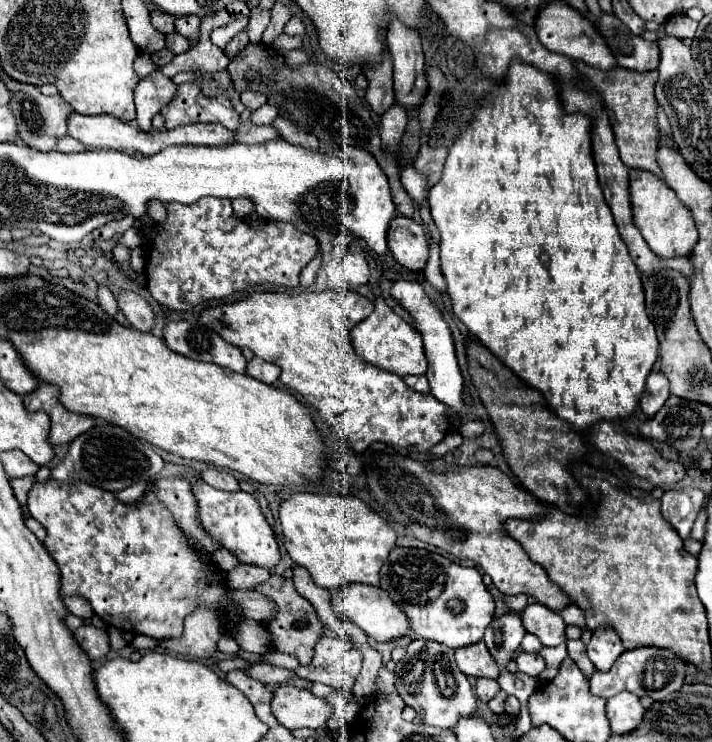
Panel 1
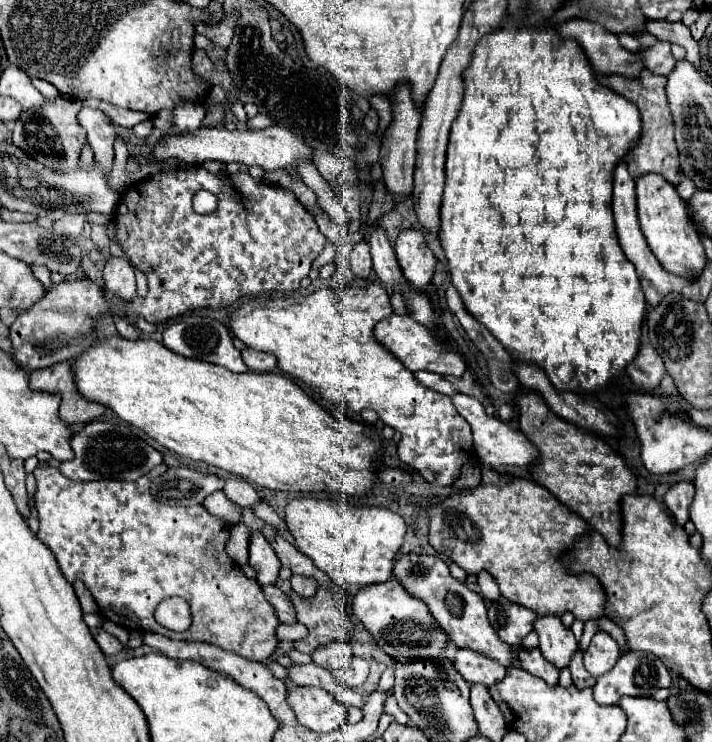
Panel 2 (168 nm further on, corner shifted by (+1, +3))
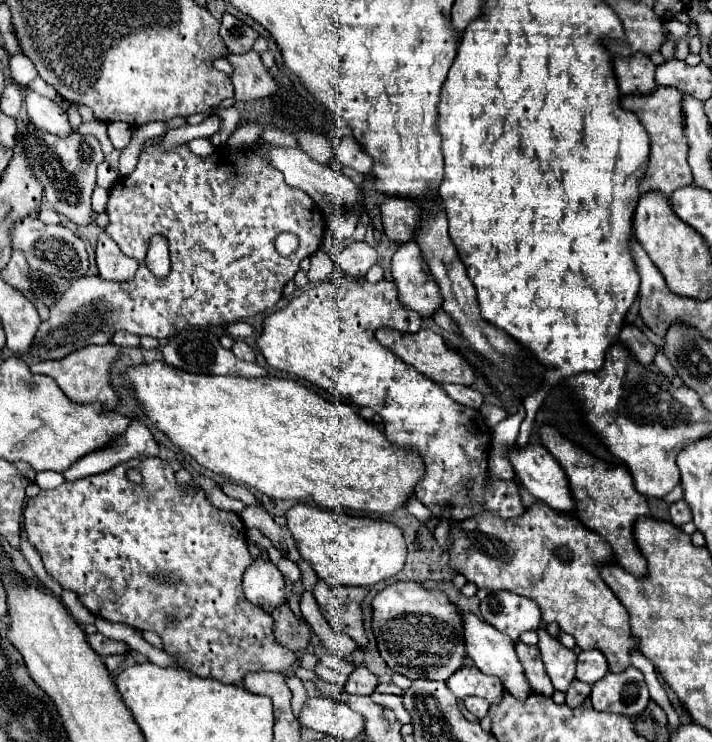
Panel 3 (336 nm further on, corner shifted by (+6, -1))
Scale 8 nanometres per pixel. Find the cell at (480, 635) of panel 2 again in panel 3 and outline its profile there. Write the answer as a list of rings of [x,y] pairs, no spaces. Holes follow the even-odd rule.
[[[463,612],[463,622],[465,622],[465,646],[467,646],[467,654],[471,658],[471,662],[483,672],[483,674],[493,674],[503,682],[503,688],[515,696],[517,700],[525,700],[533,690],[523,674],[523,666],[515,654],[515,642],[499,632],[497,628],[493,628],[491,624],[481,622],[475,614],[471,612]]]

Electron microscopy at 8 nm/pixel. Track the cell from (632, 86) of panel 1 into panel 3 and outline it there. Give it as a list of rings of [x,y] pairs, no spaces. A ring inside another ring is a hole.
[[[659,86],[655,92],[647,96],[623,96],[621,106],[629,112],[633,112],[639,122],[645,126],[649,138],[651,138],[651,156],[649,156],[649,168],[641,182],[641,194],[647,192],[661,192],[665,196],[671,196],[677,188],[693,184],[691,168],[687,164],[687,138],[685,138],[685,116],[683,116],[683,104],[681,104],[681,92],[677,88],[665,88]]]

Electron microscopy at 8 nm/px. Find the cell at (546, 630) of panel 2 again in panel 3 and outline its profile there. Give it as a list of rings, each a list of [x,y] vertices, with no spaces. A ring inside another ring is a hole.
[[[539,628],[537,632],[539,632],[539,644],[537,646],[541,650],[547,674],[551,676],[555,690],[567,692],[569,684],[575,680],[577,656],[575,656],[575,652],[563,648],[563,644],[557,638],[551,638],[545,630]],[[561,648],[563,648],[563,652],[561,652]]]

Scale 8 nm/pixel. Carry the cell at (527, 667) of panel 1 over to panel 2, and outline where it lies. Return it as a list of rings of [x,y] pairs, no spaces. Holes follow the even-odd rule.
[[[520,648],[518,660],[520,660],[520,666],[522,666],[524,670],[528,670],[532,676],[542,678],[542,680],[548,682],[550,686],[558,684],[558,668],[554,668],[554,664],[548,662],[538,648],[532,648],[532,650]]]

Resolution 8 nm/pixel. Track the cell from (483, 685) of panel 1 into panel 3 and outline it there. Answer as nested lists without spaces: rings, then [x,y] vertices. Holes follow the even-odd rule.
[[[467,696],[467,698],[463,698],[463,702],[465,702],[465,708],[467,708],[473,716],[477,716],[477,718],[487,716],[487,712],[489,712],[489,702],[487,702],[487,700],[481,700],[481,698],[477,698],[477,696]]]

